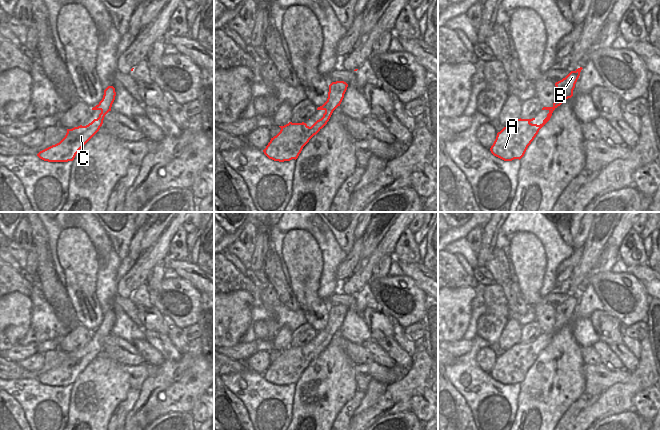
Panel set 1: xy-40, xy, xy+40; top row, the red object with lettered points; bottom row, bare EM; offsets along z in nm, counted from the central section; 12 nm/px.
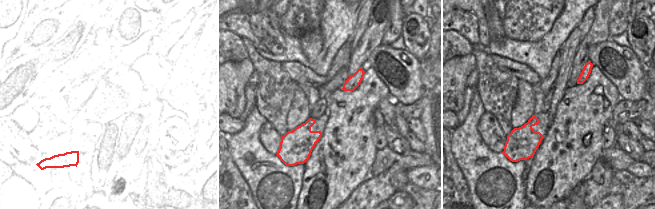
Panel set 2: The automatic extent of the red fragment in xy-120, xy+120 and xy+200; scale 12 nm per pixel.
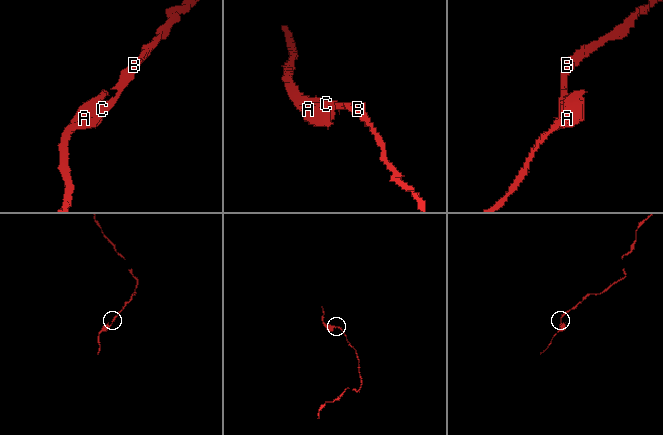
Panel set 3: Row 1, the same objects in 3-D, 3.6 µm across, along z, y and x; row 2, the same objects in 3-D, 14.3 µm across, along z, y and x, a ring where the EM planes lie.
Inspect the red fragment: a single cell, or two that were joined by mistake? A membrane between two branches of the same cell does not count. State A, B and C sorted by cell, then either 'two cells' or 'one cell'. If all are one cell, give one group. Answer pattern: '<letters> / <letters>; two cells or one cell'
A B C; one cell

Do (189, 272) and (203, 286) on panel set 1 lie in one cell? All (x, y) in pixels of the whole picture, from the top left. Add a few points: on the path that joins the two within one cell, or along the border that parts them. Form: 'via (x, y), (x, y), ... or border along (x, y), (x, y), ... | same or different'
via (192, 275), (200, 283) | same

